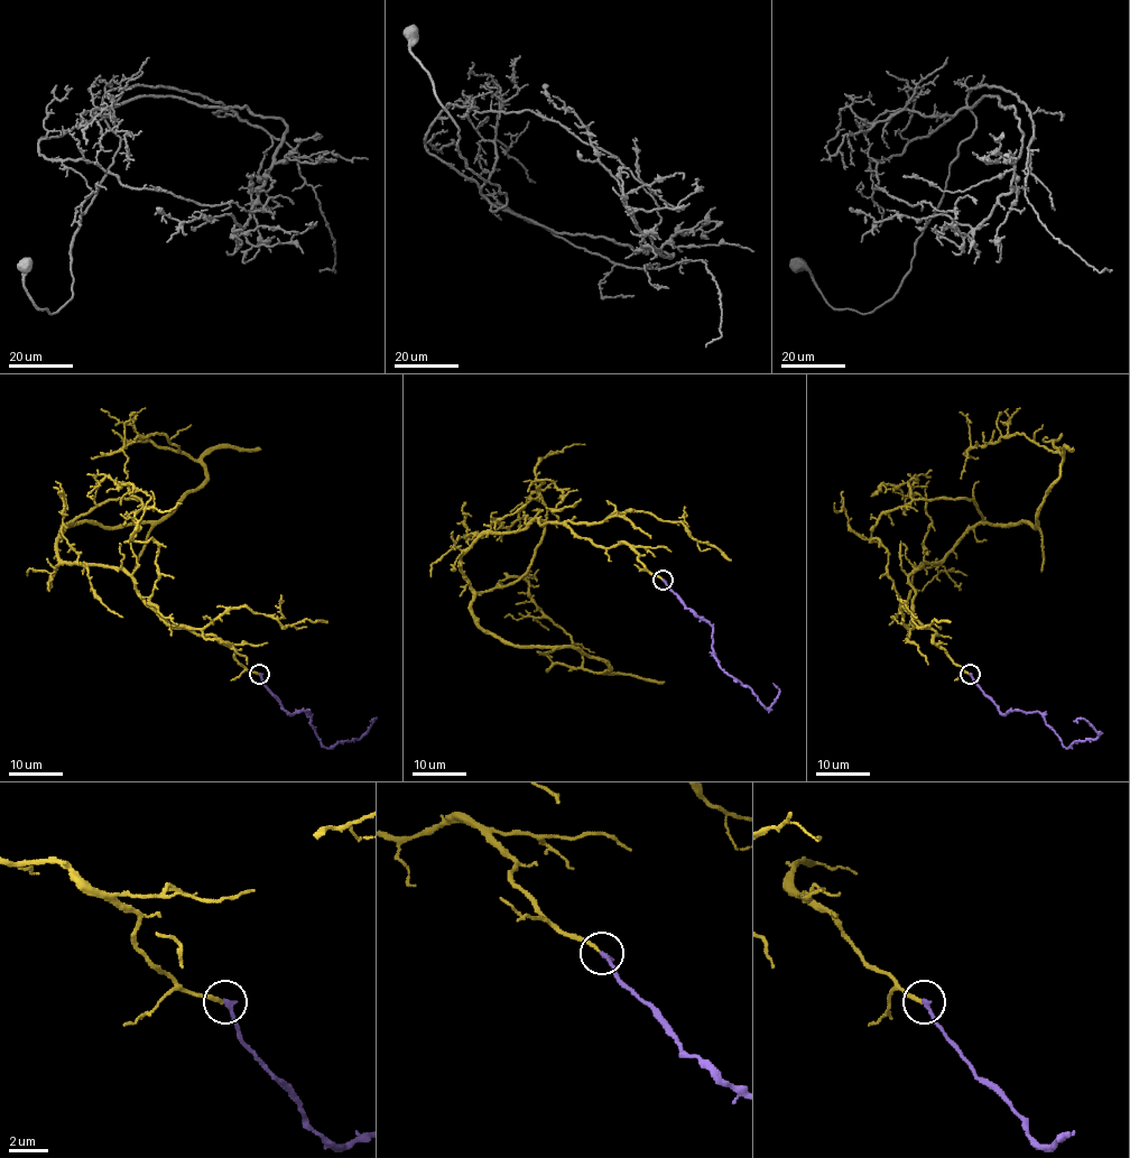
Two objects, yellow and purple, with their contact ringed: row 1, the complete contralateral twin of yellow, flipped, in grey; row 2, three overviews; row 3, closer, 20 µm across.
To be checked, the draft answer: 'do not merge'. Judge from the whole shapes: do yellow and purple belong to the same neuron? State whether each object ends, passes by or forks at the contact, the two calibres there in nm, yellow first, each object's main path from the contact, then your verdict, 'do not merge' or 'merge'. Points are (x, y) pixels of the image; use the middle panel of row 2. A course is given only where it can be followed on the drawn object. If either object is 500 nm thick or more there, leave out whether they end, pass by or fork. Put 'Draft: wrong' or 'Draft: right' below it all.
yellow ends | purple ends | 190/240 nm | yellow via (661, 578), (628, 545), (534, 518), (463, 554), (483, 629), (577, 647), (602, 672), (530, 596), (538, 570) | purple via (663, 580), (713, 629), (713, 657), (728, 674), (748, 685), (766, 707), (779, 693), (774, 684) | merge
Draft: wrong

